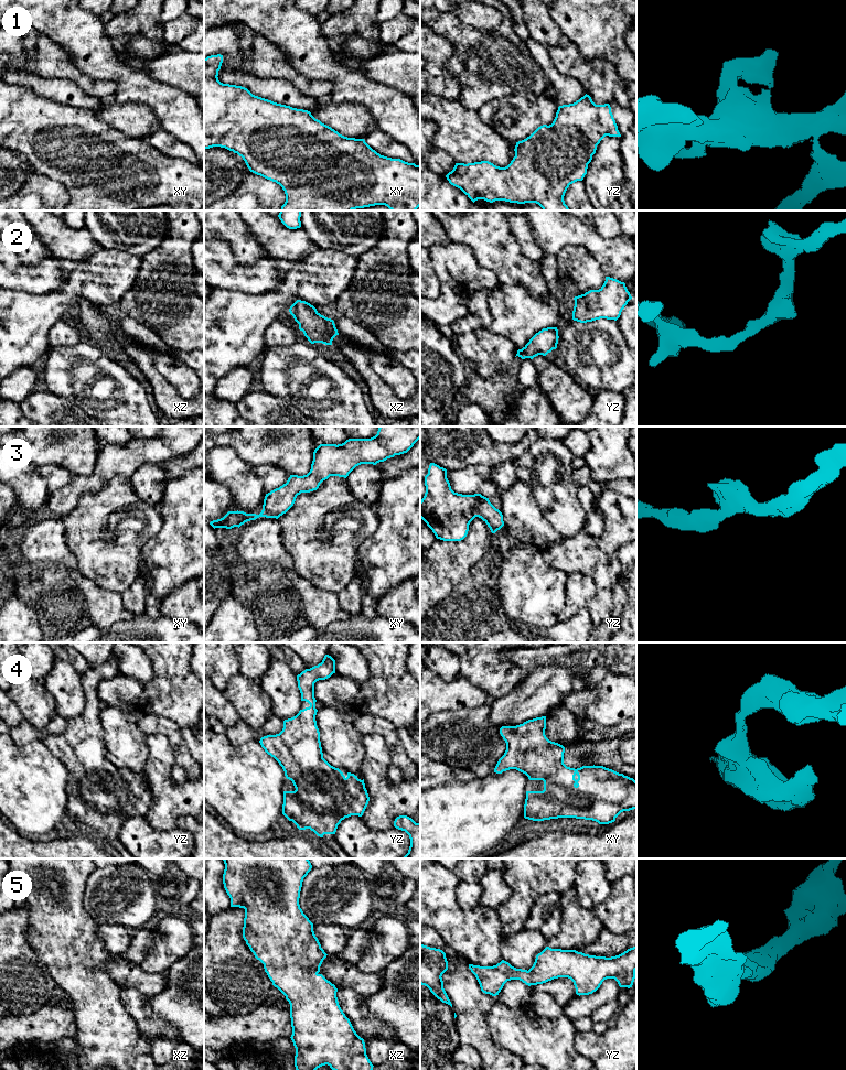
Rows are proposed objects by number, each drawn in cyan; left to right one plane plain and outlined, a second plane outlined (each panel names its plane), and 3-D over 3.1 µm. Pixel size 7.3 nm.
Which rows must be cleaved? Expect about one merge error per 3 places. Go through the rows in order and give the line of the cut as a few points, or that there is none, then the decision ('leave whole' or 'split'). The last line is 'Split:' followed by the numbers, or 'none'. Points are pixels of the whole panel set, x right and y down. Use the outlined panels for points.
1: no cut; leave whole
2: no cut; leave whole
3: no cut; leave whole
4: no cut; leave whole
5: no cut; leave whole
Split: none

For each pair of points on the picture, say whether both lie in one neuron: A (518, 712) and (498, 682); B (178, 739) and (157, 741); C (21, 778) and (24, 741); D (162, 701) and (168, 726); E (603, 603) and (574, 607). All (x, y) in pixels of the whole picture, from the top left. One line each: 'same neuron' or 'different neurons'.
A: different neurons
B: different neurons
C: different neurons
D: different neurons
E: same neuron

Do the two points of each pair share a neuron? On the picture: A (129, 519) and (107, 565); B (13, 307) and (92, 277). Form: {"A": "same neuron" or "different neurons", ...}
{"A": "same neuron", "B": "same neuron"}

